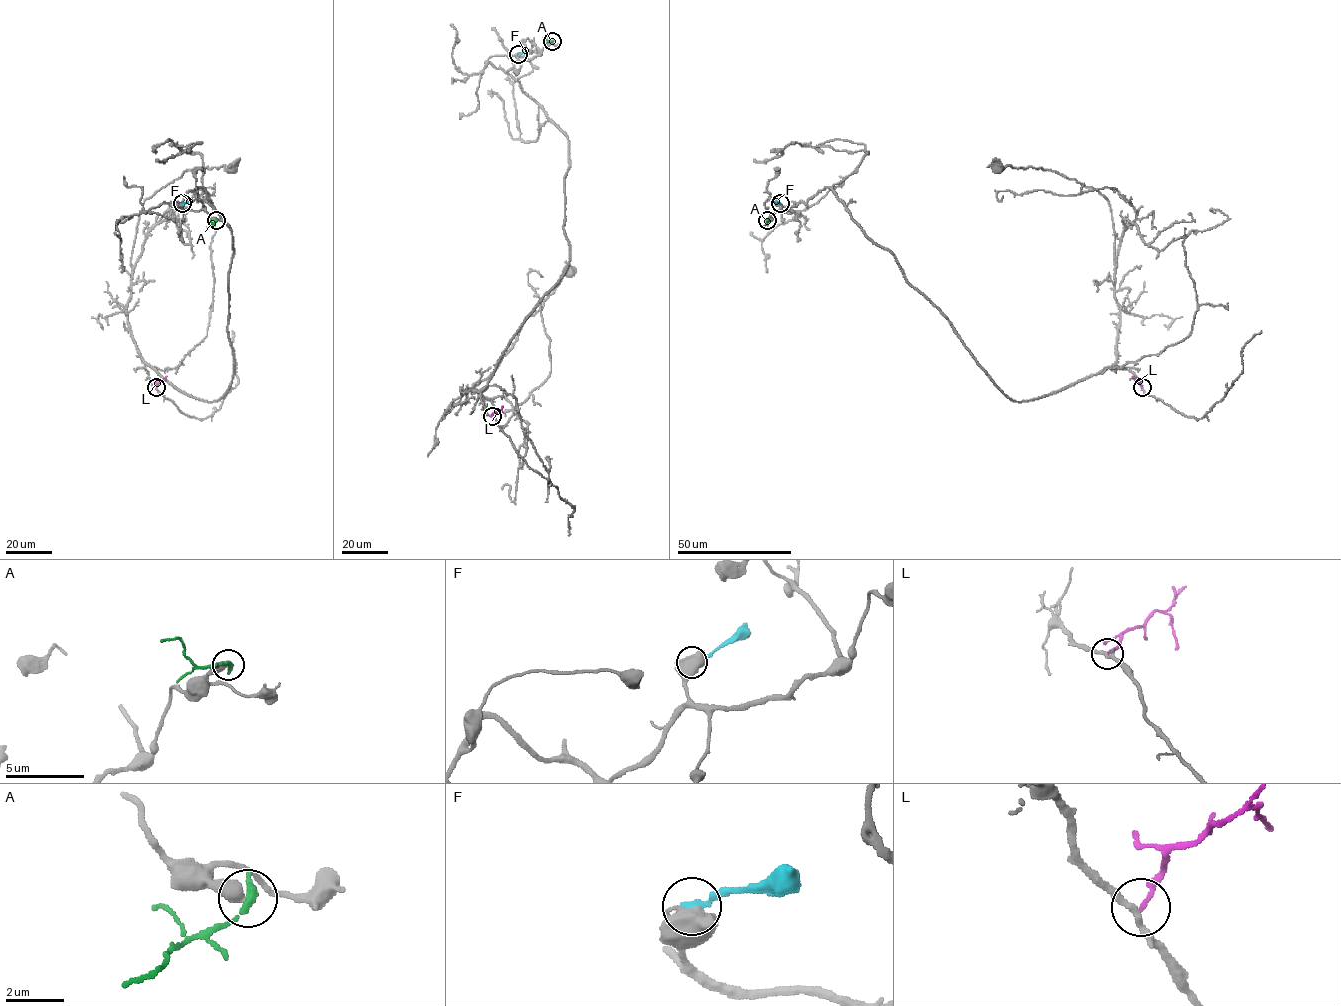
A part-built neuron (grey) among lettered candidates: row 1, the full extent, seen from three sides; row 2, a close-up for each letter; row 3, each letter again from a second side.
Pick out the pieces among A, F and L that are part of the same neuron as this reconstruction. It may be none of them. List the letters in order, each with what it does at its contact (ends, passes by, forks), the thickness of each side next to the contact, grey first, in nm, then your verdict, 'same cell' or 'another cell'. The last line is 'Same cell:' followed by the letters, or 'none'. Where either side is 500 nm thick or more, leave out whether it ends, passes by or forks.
A: it ends there; 480 nm thick on the grey side, 360 nm on the other; another cell
F: 750 nm thick on the grey side, 280 nm on the other; another cell
L: it ends there; 200 nm thick on the grey side, 150 nm on the other; another cell
Same cell: none

